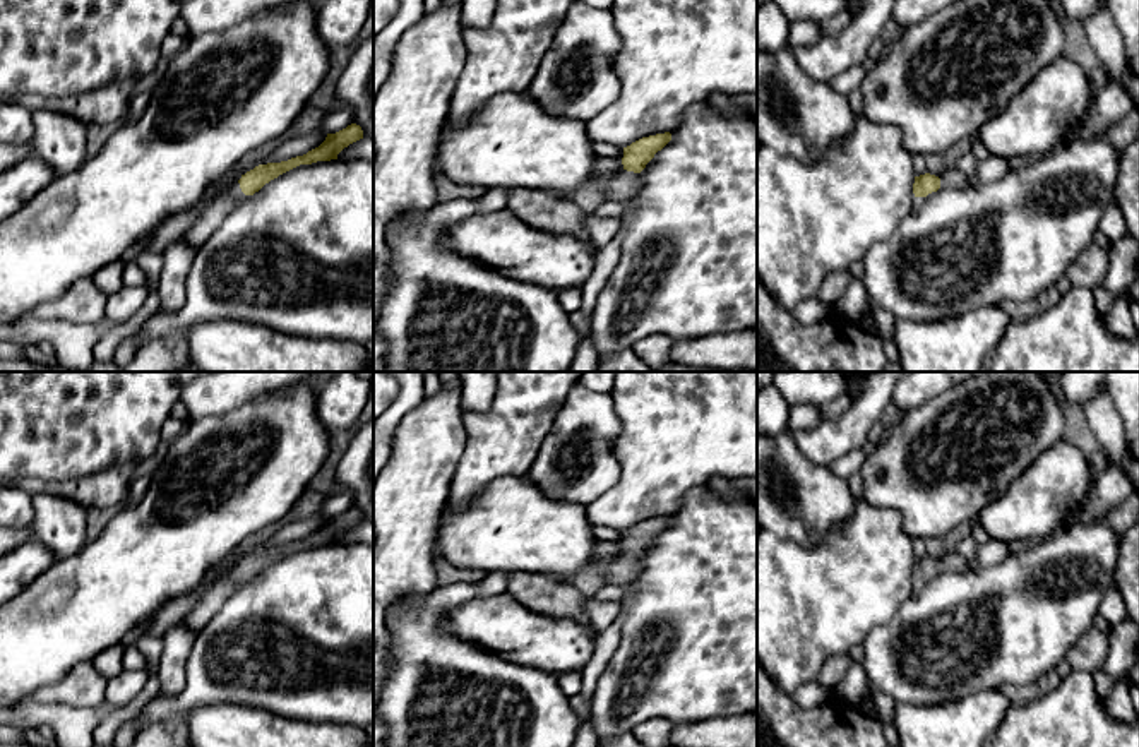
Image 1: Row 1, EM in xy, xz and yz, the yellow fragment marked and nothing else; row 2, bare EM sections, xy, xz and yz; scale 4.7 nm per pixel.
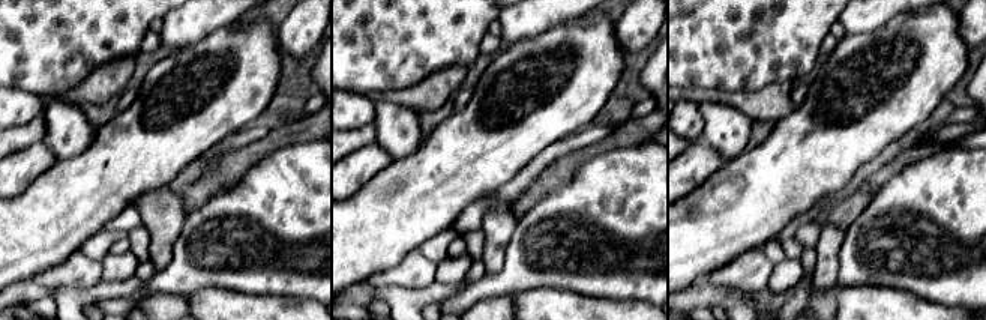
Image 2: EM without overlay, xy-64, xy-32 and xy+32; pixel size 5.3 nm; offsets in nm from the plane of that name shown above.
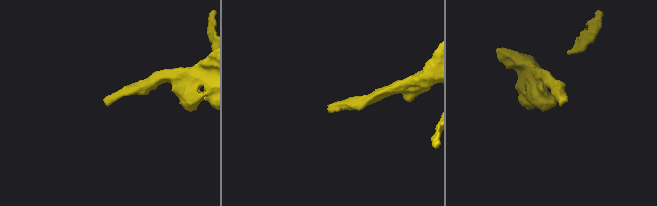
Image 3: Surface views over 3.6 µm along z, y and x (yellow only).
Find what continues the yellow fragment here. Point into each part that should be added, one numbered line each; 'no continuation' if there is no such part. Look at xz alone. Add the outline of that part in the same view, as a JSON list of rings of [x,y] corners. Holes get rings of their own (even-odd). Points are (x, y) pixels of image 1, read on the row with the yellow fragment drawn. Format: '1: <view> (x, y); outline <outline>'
1: xz (622, 185); outline [[[620,168],[603,185],[606,200],[629,202],[641,187],[639,173]]]

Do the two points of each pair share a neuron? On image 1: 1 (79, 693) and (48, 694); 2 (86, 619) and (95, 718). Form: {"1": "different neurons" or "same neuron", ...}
{"1": "same neuron", "2": "different neurons"}

